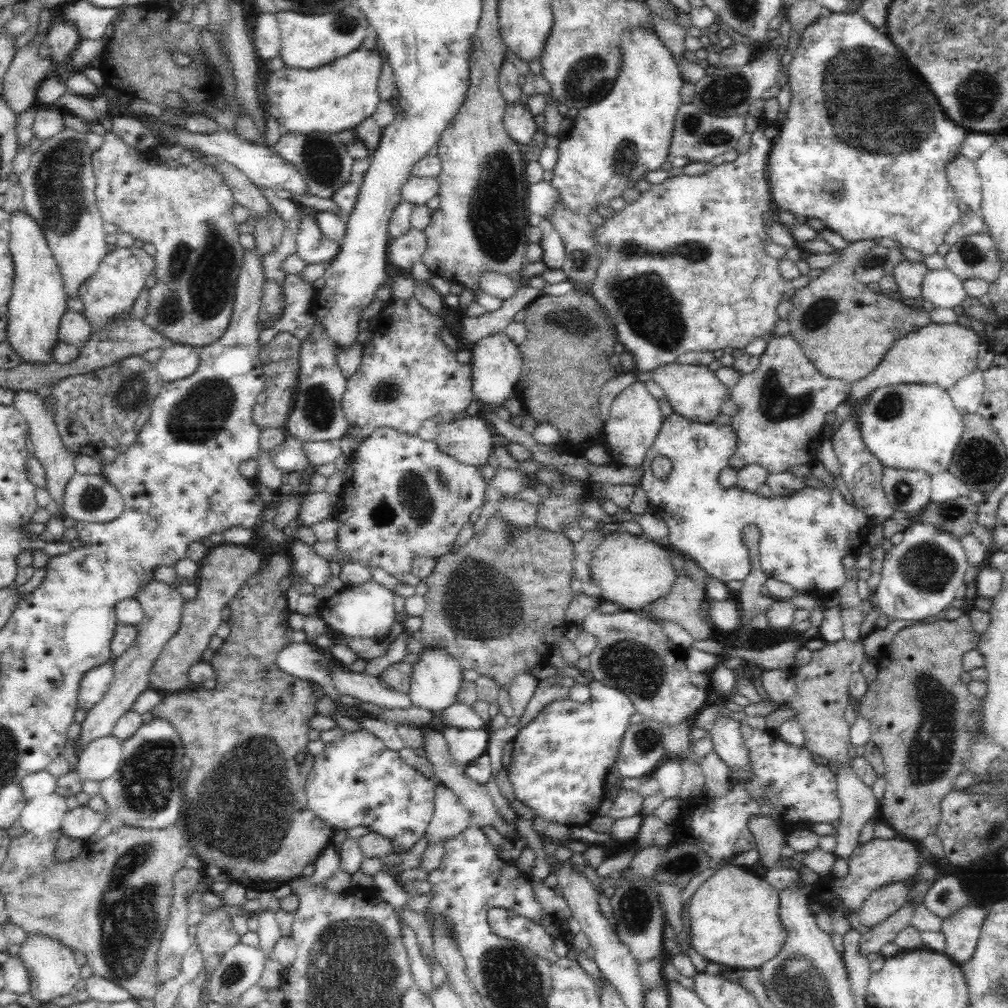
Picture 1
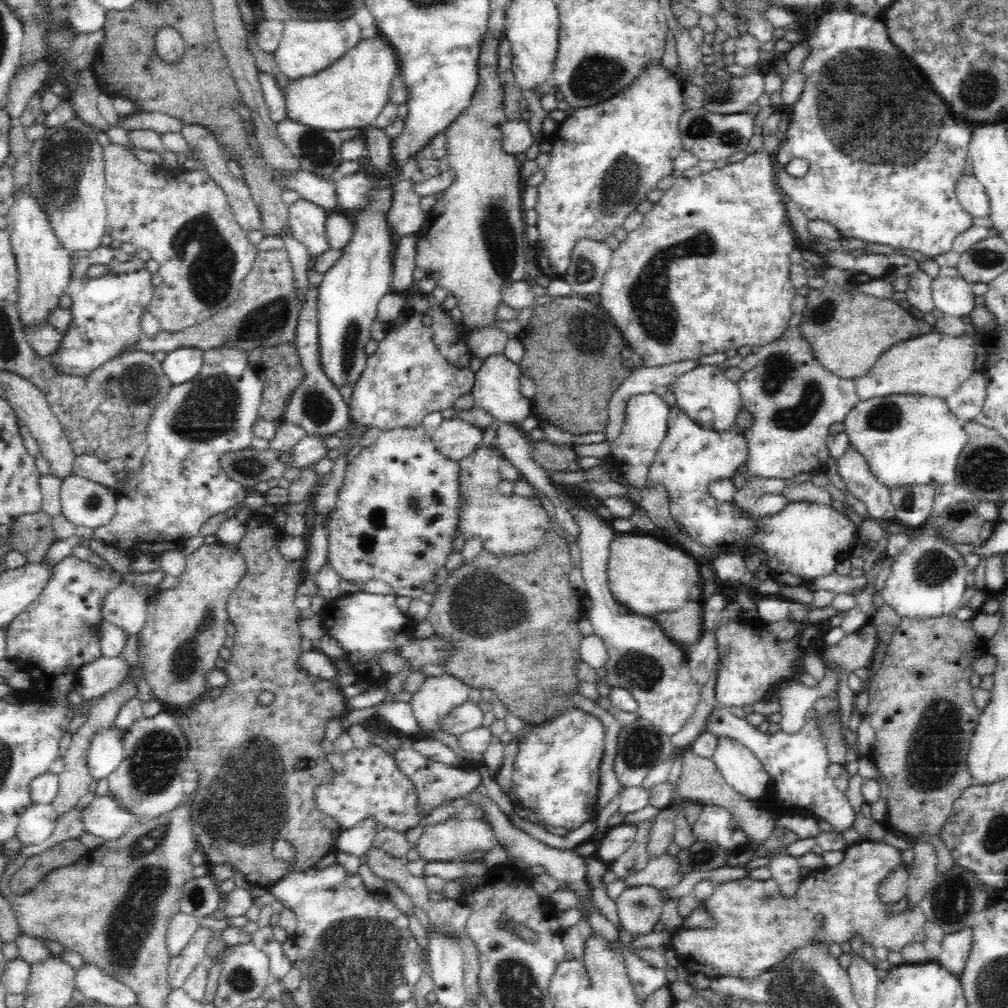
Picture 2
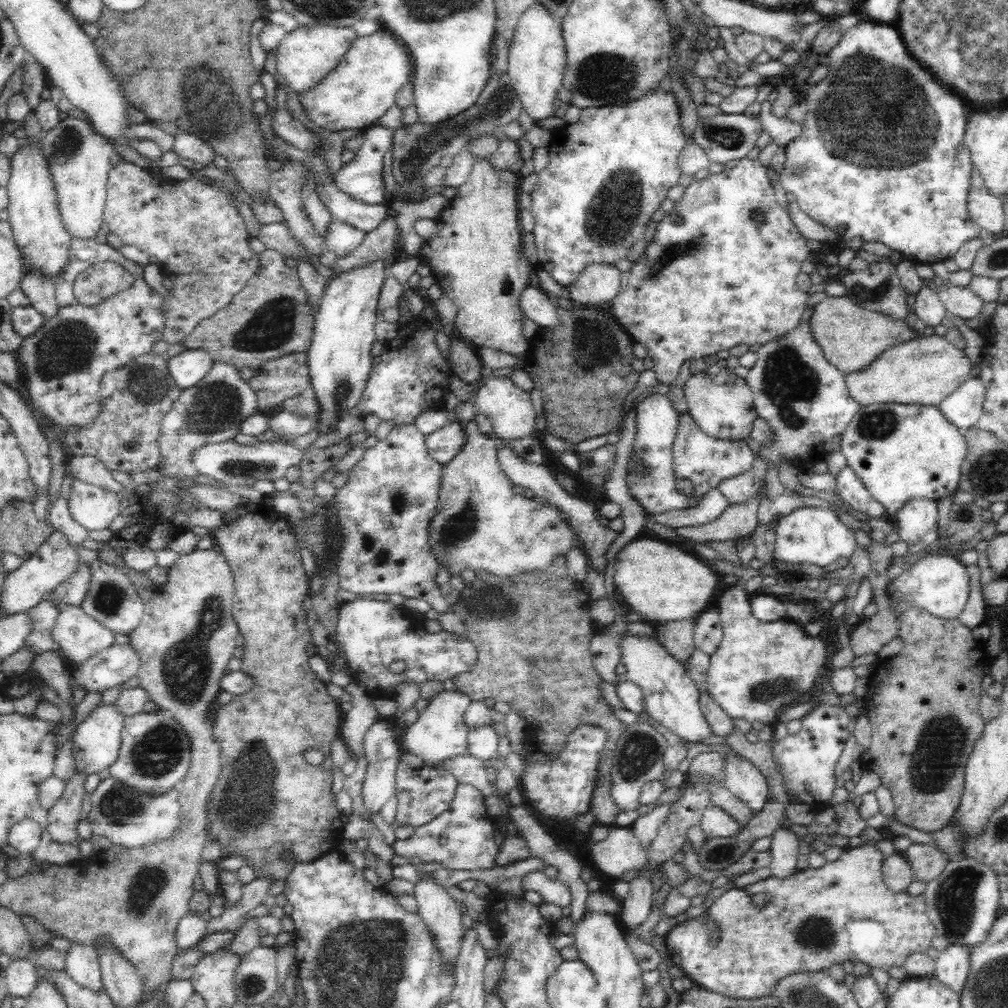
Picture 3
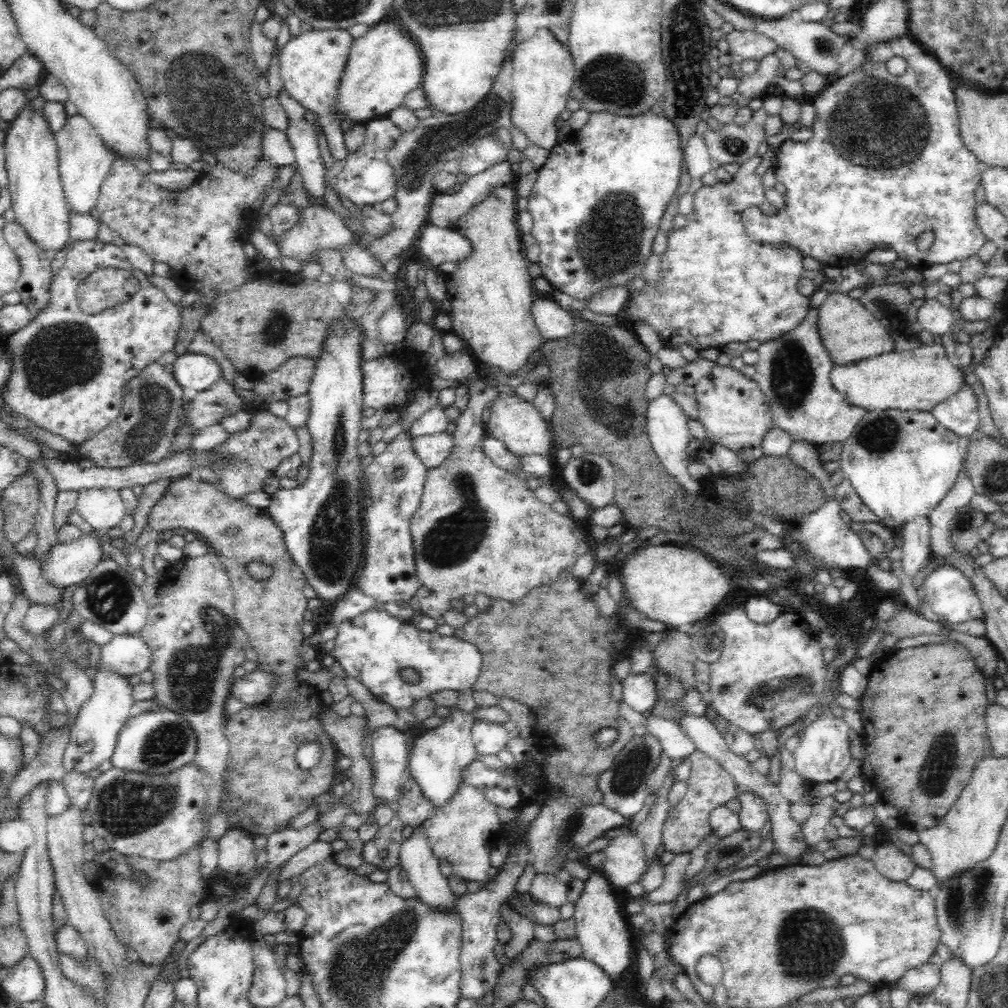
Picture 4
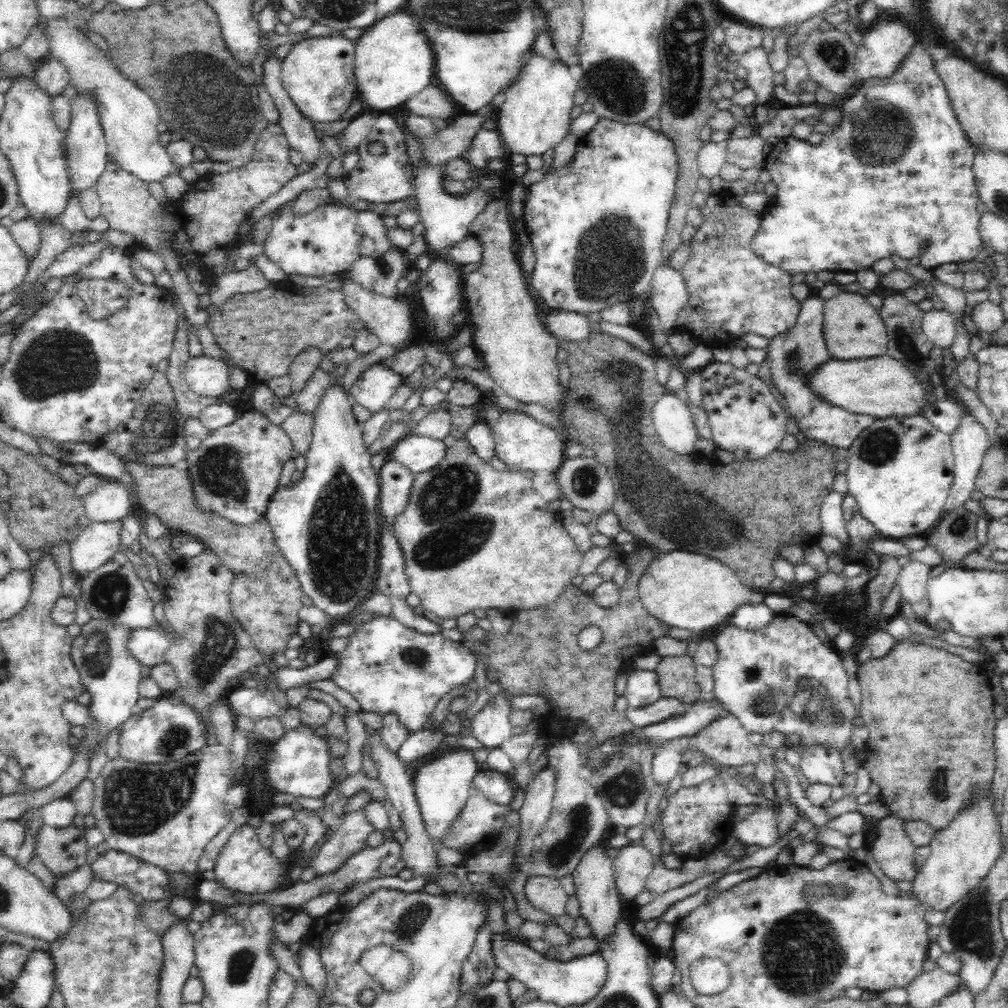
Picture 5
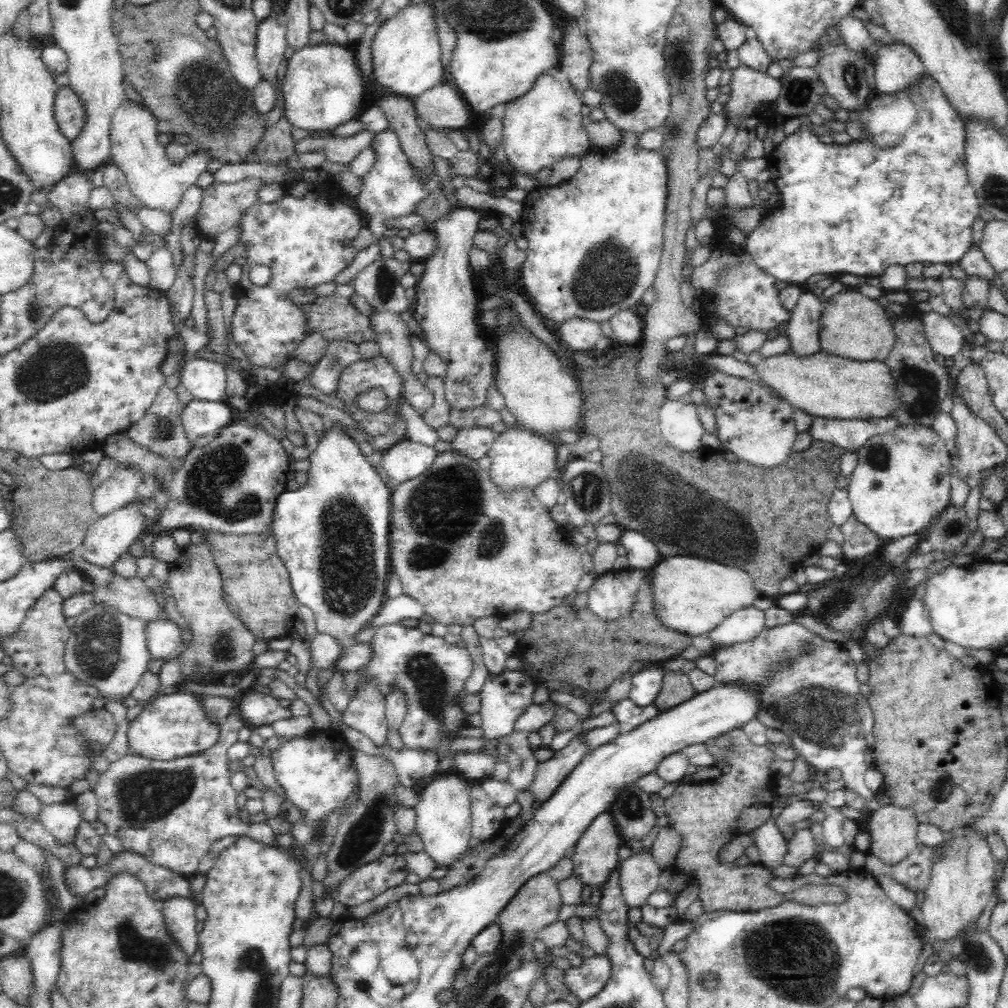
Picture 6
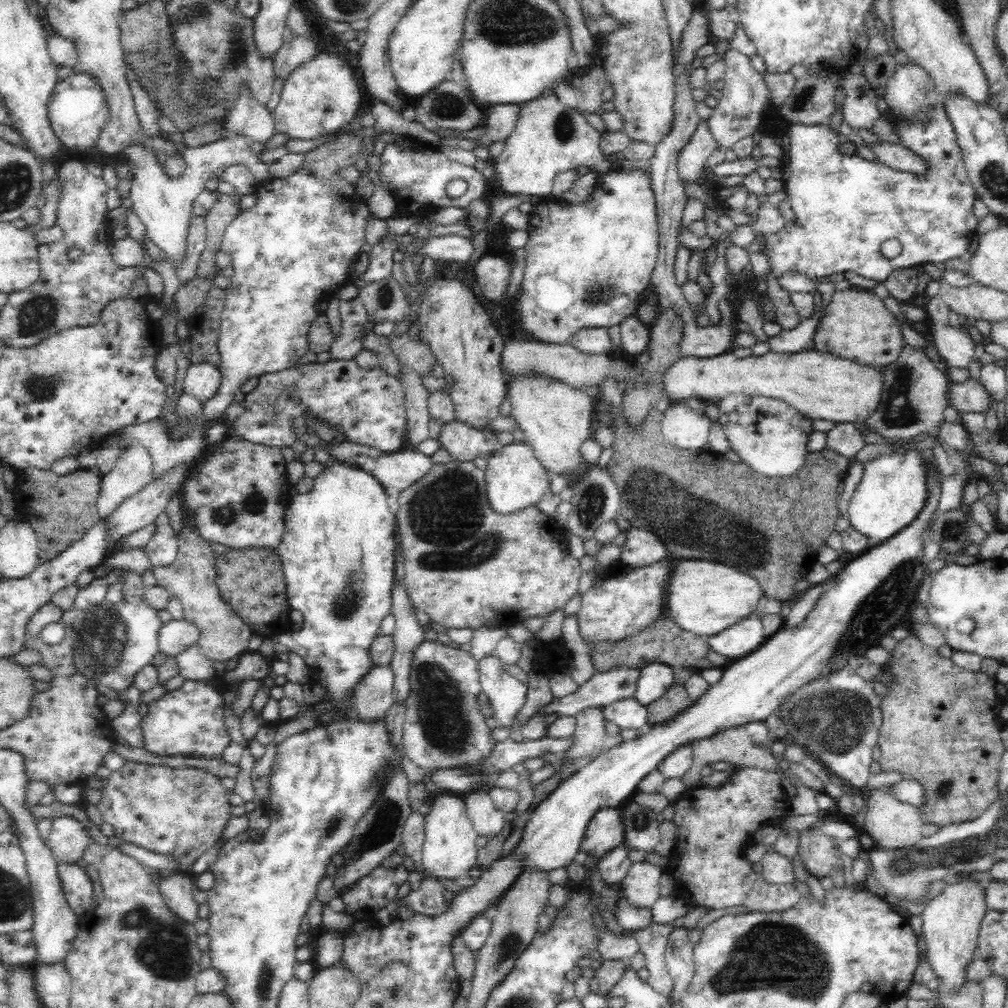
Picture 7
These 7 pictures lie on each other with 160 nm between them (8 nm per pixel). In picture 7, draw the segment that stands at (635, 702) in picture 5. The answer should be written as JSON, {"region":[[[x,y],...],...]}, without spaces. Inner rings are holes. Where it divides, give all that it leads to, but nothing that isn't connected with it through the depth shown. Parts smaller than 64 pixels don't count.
{"region":[[[650,663],[640,670],[637,689],[633,696],[640,704],[648,706],[674,684],[674,668],[666,663]]]}

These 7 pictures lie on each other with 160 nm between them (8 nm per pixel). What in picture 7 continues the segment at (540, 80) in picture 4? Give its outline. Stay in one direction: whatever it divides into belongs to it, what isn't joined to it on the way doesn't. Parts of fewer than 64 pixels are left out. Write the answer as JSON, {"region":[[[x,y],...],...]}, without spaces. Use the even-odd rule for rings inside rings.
{"region":[[[550,90],[546,96],[534,99],[532,102],[522,103],[518,122],[510,136],[504,140],[504,150],[492,160],[492,166],[504,195],[526,194],[528,196],[548,197],[553,189],[554,179],[560,172],[575,170],[581,166],[589,166],[593,171],[599,173],[610,170],[610,161],[604,159],[606,155],[600,148],[602,132],[589,125],[575,108],[560,104],[554,91]]]}

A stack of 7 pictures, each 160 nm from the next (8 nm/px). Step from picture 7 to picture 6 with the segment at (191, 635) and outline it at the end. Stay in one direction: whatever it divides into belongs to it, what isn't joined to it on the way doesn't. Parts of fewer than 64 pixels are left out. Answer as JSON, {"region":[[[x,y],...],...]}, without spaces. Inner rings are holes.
{"region":[[[164,617],[150,621],[145,633],[152,659],[168,658],[182,643],[182,629]]]}

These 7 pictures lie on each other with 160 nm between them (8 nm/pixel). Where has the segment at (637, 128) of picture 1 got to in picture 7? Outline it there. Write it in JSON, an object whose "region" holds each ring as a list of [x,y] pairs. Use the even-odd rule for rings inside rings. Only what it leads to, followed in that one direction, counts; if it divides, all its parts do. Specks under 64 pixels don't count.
{"region":[[[610,169],[608,172],[601,173],[597,179],[594,192],[586,202],[581,204],[567,203],[563,199],[554,197],[541,197],[541,201],[535,204],[536,210],[529,214],[528,234],[530,240],[525,246],[526,266],[524,280],[521,284],[520,297],[518,298],[518,321],[517,328],[536,341],[543,343],[566,344],[570,342],[573,334],[585,328],[609,328],[614,324],[619,324],[627,316],[634,315],[638,304],[642,298],[649,292],[650,278],[654,270],[659,253],[659,231],[656,216],[656,205],[652,187],[650,186],[650,177],[648,173],[637,170],[633,172],[623,172]]]}

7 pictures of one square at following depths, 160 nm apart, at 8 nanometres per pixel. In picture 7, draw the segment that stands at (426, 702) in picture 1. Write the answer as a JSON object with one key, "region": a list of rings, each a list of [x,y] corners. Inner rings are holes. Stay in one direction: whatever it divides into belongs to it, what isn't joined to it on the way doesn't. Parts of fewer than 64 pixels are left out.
{"region":[[[440,793],[440,796],[432,802],[430,812],[425,815],[424,832],[422,864],[426,876],[456,880],[468,876],[471,869],[477,865],[478,847],[475,844],[479,834],[468,818],[462,794]]]}

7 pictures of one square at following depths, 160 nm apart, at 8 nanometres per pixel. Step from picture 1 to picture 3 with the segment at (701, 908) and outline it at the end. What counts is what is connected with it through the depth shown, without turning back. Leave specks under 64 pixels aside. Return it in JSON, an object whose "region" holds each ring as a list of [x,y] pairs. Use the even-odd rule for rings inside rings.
{"region":[[[864,843],[856,848],[848,846],[838,859],[816,869],[797,869],[786,878],[770,875],[744,888],[730,887],[701,916],[682,918],[665,935],[669,957],[696,986],[728,999],[744,1000],[772,996],[788,976],[824,972],[847,961],[864,963],[887,973],[894,967],[904,967],[908,956],[928,952],[937,929],[930,921],[923,893],[892,892],[887,887],[880,870],[882,860],[884,854],[878,848]],[[758,894],[767,898],[763,907],[752,901]],[[714,925],[720,937],[716,946],[710,946]]]}

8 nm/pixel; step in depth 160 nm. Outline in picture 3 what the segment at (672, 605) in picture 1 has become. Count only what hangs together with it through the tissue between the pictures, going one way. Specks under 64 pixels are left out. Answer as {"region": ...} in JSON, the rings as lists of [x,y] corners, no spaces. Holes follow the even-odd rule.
{"region":[[[696,618],[655,624],[655,638],[678,661],[686,664],[695,648],[694,626]]]}

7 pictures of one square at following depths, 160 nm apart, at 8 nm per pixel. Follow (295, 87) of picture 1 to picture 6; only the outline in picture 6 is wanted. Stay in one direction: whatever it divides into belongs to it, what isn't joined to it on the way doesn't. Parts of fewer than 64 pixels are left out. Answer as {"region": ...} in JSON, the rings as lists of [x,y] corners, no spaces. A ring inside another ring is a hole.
{"region":[[[430,4],[410,5],[380,26],[372,42],[374,83],[380,93],[389,93],[413,99],[447,78],[441,63],[441,46],[434,8]]]}

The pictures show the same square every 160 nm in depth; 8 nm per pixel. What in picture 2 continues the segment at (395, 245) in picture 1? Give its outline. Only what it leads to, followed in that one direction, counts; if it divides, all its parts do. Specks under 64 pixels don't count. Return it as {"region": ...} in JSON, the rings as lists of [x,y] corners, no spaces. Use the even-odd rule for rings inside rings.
{"region":[[[402,235],[396,244],[393,256],[393,271],[389,286],[390,293],[402,293],[412,286],[412,272],[416,267],[416,243],[418,236]]]}

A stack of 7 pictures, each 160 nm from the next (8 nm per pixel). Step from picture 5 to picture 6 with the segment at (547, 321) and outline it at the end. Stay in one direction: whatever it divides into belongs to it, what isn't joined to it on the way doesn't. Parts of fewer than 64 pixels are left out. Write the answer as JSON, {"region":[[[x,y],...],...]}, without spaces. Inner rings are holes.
{"region":[[[580,318],[568,319],[555,330],[555,335],[569,353],[587,352],[588,354],[603,337],[600,323]]]}

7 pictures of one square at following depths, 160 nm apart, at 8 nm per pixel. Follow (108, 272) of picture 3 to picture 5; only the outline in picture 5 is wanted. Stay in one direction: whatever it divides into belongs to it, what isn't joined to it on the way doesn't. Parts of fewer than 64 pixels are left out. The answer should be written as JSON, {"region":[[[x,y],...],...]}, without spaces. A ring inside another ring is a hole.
{"region":[[[78,276],[74,282],[74,294],[85,303],[92,319],[104,320],[126,304],[130,289],[114,279],[98,280]]]}

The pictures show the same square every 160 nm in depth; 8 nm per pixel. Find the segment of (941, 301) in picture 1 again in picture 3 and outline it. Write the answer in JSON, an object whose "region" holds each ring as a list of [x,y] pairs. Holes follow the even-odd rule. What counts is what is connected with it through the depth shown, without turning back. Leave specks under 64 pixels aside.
{"region":[[[952,284],[944,287],[942,285],[941,288],[936,286],[936,292],[948,314],[965,319],[980,317],[980,311],[985,302],[969,287]]]}

